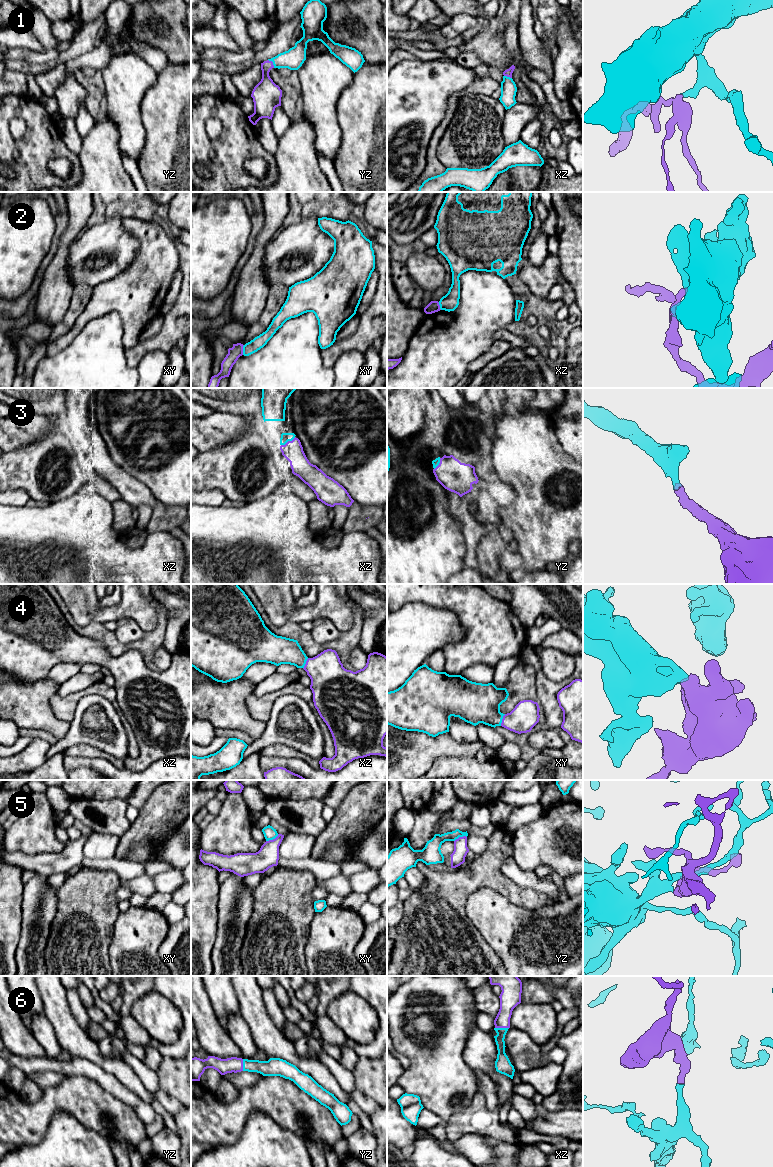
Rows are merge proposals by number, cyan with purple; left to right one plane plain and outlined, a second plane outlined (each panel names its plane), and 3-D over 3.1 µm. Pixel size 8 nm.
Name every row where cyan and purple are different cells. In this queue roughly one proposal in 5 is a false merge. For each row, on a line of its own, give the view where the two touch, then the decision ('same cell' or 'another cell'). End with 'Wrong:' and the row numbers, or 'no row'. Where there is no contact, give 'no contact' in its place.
1: contact in yz; same cell
2: contact in xy; another cell
3: contact in xz; same cell
4: contact in xy; same cell
5: contact in xy; same cell
6: contact in xz; same cell
Wrong: 2

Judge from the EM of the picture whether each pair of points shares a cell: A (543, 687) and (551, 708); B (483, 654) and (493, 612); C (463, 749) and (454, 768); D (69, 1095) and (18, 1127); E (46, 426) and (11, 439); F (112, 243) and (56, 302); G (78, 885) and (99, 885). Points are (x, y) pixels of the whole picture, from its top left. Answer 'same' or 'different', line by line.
A: same
B: same
C: different
D: same
E: same
F: different
G: same

